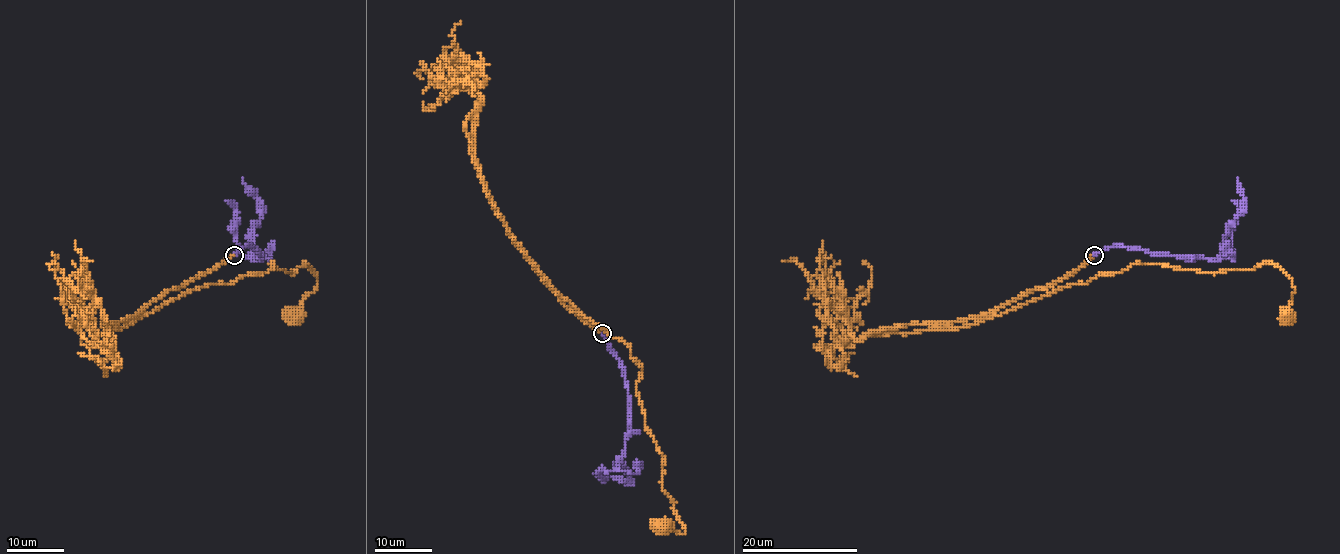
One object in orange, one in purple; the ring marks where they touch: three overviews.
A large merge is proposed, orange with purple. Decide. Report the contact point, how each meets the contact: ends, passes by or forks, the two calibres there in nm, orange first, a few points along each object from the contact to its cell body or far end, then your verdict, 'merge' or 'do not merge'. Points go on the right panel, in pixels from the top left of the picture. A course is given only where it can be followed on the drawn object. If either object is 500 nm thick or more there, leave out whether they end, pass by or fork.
at (1094, 255); orange ends there; purple ends there; 240 nm thick on the orange side, 240 nm on the other; orange runs (1094, 254), (980, 316), (872, 337), (993, 318), (1134, 263), (1211, 273), (1275, 265), (1294, 289), (1280, 325); purple runs (1094, 254), (1111, 246), (1215, 259), (1228, 224), (1241, 208), (1244, 194), (1237, 178); merge

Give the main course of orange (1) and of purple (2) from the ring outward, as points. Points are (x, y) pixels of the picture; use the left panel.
1: (233, 254), (98, 334), (190, 290), (273, 263), (289, 273), (305, 263), (318, 279), (292, 325)
2: (234, 254), (243, 246), (255, 247), (262, 256), (253, 256), (252, 231), (260, 208), (256, 194), (243, 178)

